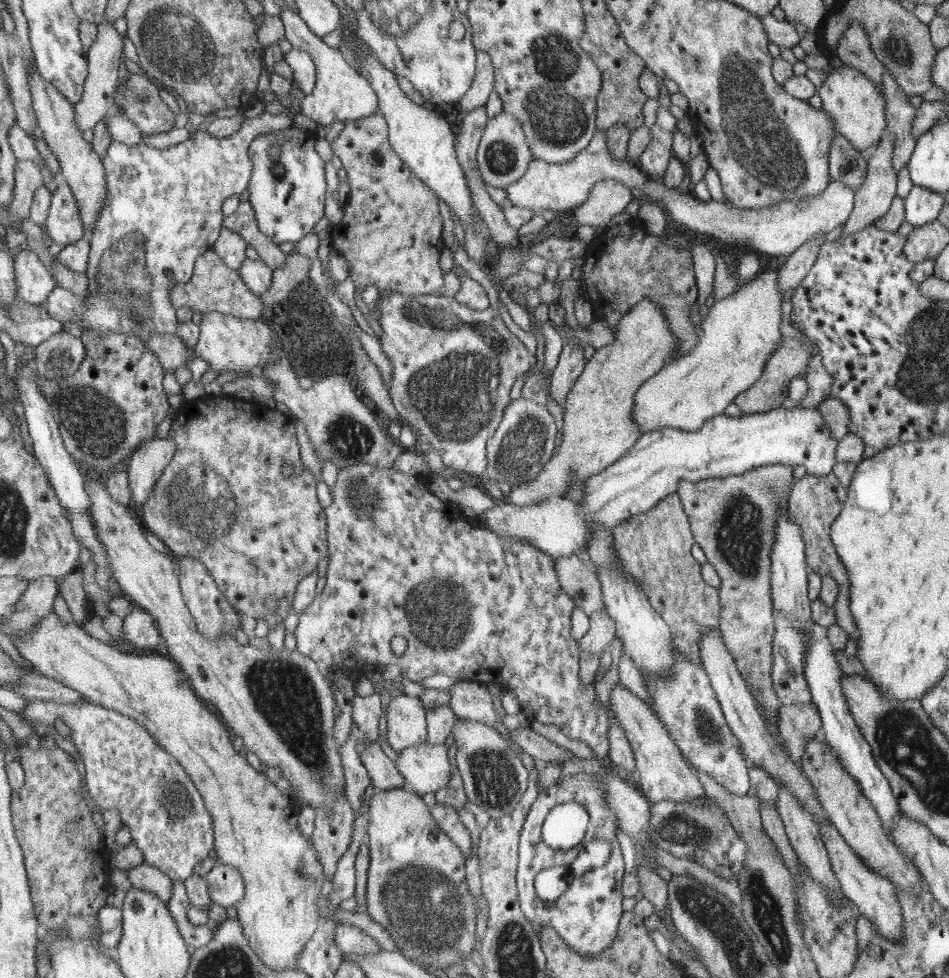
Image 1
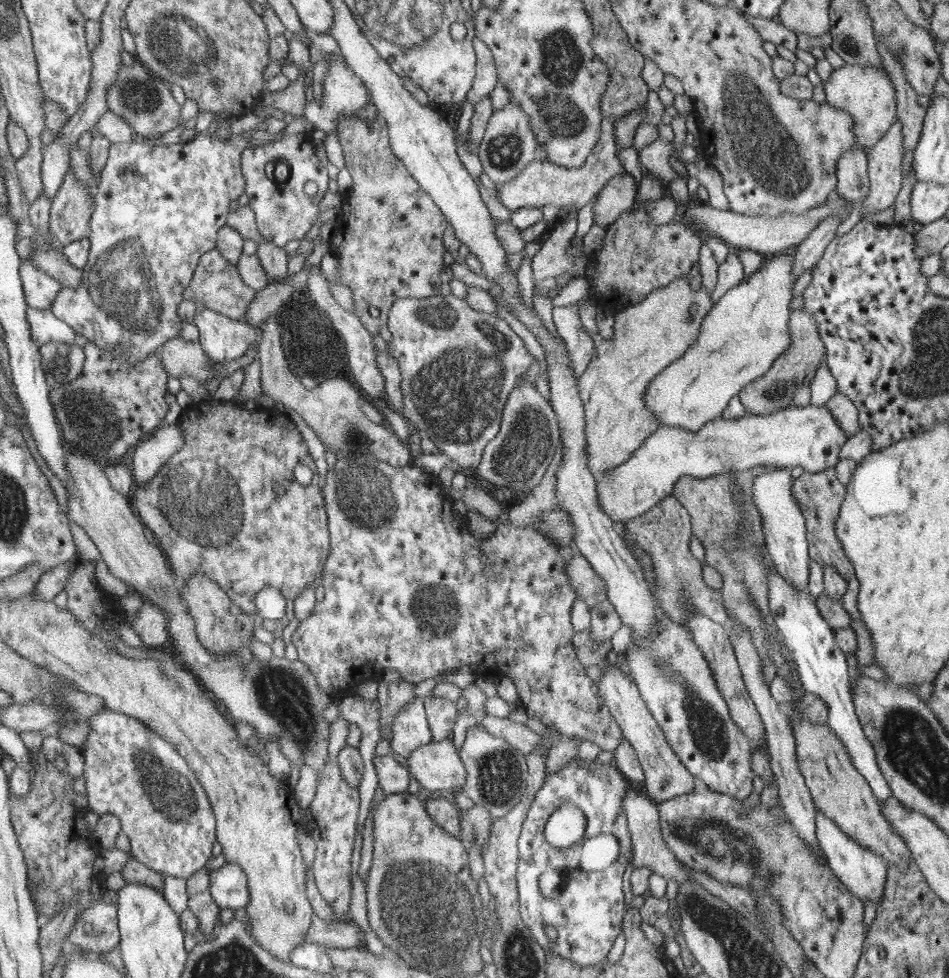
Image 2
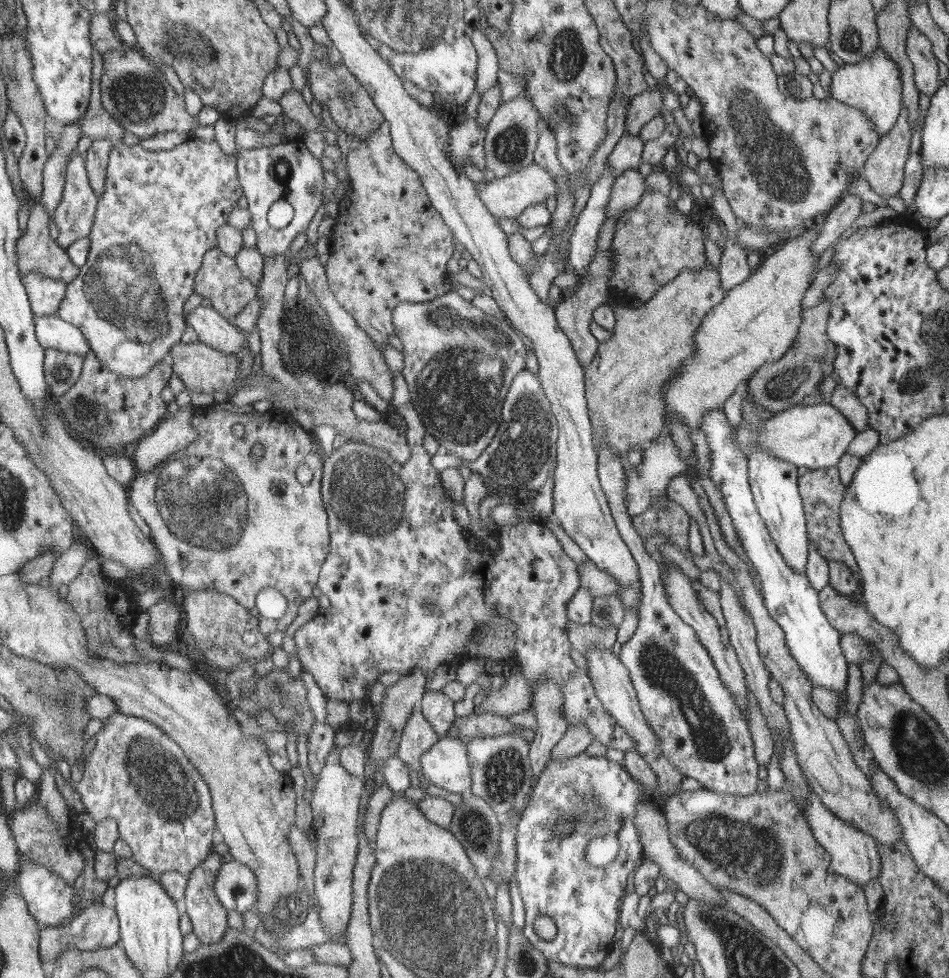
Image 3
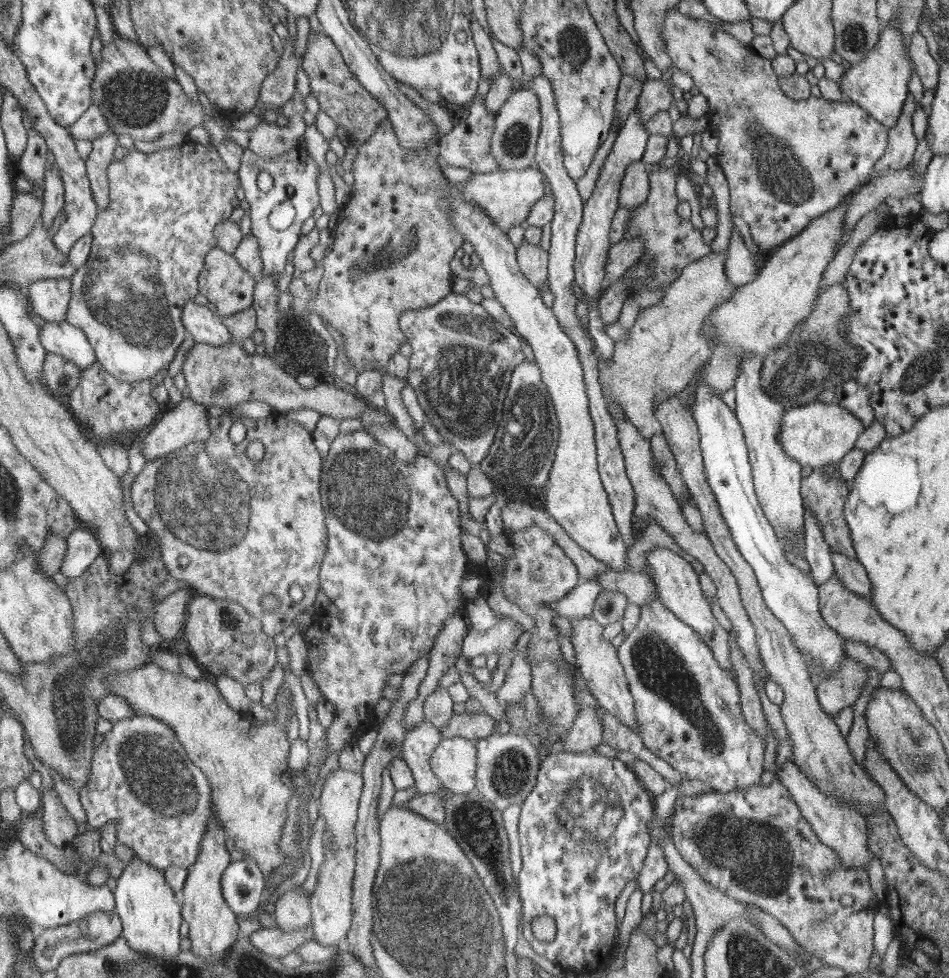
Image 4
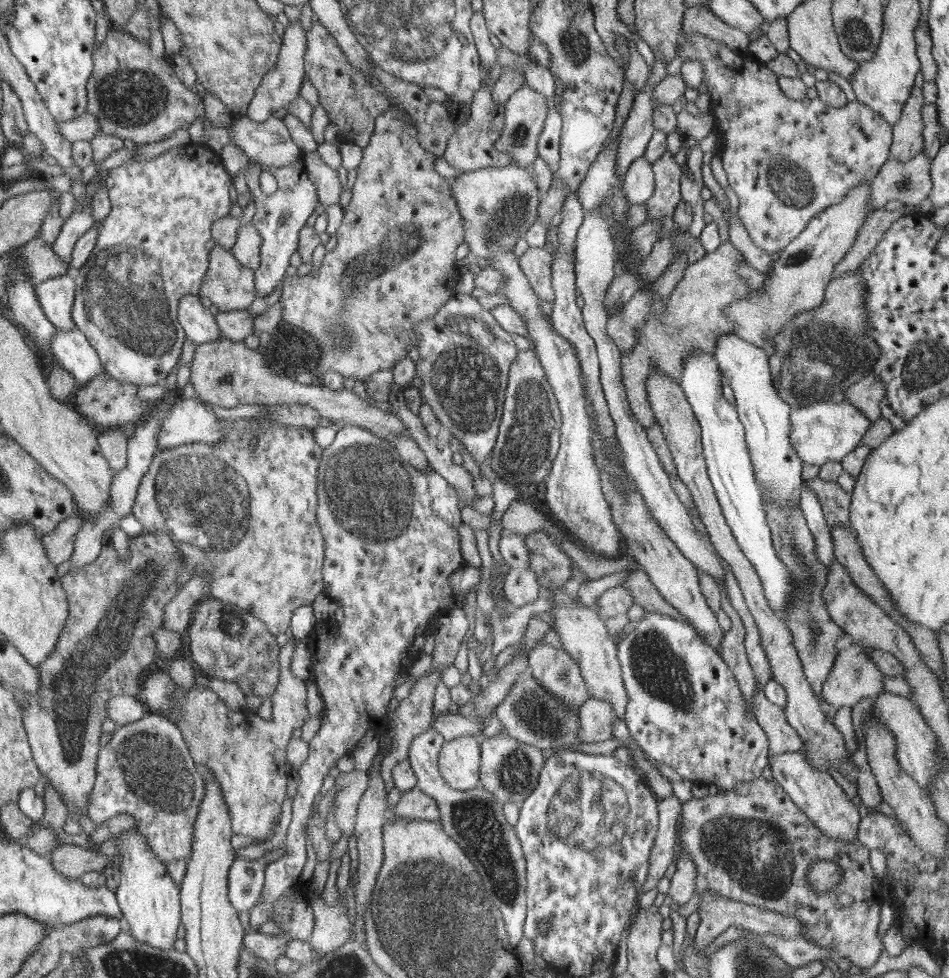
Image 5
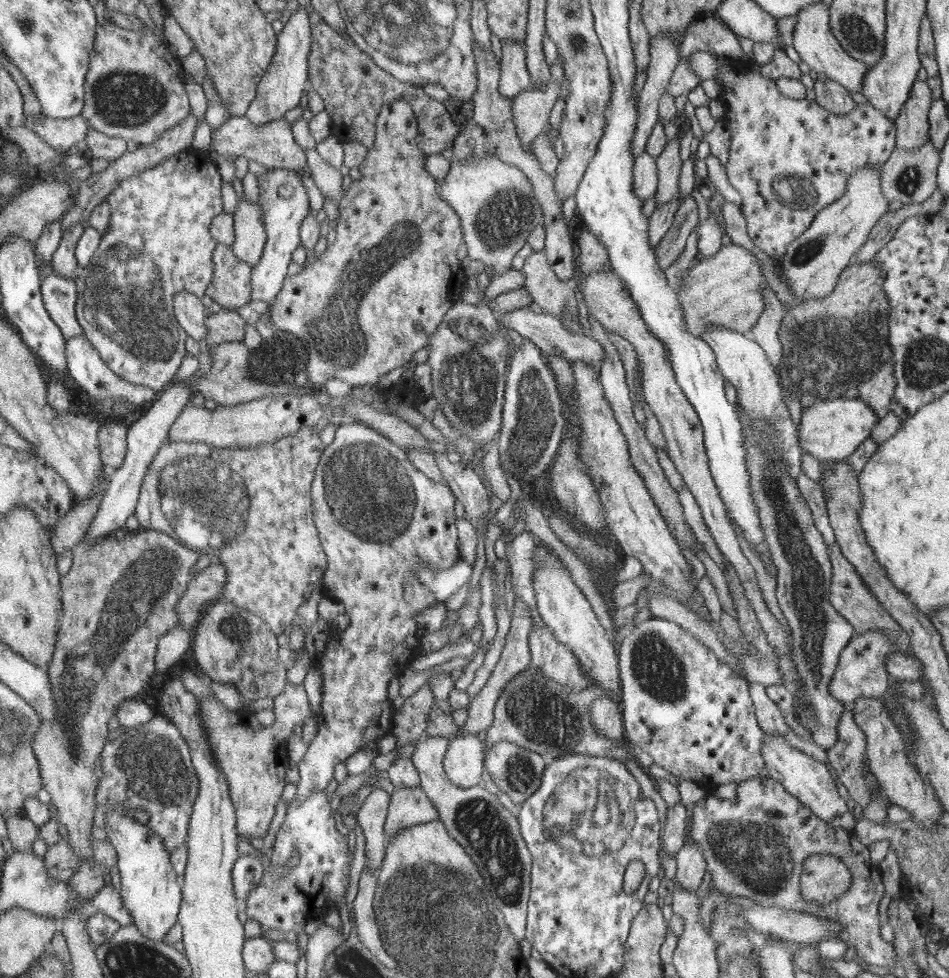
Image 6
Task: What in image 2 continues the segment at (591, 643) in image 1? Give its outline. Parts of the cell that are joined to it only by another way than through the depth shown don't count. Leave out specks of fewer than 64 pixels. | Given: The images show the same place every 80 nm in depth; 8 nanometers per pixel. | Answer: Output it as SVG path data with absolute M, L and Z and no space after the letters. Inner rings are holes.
M606 598L595 604L591 609L591 637L601 643L608 640L623 624L619 612L616 612L614 605Z

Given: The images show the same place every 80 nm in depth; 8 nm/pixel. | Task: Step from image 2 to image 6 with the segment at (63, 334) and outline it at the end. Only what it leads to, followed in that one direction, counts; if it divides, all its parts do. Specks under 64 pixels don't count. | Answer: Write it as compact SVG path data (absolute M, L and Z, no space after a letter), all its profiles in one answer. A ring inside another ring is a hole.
M83 335L67 339L67 369L76 384L87 392L93 400L126 400L130 404L149 404L155 400L155 389L132 384L119 377L115 371L107 365L107 362L99 356L98 350Z

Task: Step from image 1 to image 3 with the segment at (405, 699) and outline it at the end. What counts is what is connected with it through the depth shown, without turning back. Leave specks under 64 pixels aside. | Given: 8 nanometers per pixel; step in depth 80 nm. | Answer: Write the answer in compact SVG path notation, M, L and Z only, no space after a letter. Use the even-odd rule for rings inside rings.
M415 708L403 728L397 758L404 760L405 764L408 764L412 770L418 773L420 786L424 789L428 788L429 784L428 779L422 776L420 760L422 760L425 752L431 750L433 744L439 742L439 739L440 736L421 713L420 708Z

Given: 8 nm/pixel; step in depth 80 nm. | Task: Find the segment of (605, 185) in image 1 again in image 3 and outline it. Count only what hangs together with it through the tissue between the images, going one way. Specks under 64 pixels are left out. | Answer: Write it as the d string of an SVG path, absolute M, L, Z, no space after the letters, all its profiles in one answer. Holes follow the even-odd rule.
M638 169L625 170L613 184L607 203L607 219L620 218L621 214L641 202L645 193L645 178Z

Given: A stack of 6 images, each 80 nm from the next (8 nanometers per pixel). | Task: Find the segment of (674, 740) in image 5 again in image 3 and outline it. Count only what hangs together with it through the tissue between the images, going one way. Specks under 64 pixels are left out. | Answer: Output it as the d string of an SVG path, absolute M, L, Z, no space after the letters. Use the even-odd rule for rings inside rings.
M604 447L599 450L599 480L606 491L620 536L631 549L635 562L639 566L639 581L641 582L637 629L630 639L621 646L620 660L623 660L623 664L630 670L635 691L638 693L640 708L643 709L648 724L651 725L651 729L657 736L659 749L663 752L664 757L668 758L668 761L671 761L672 765L676 766L676 769L680 770L684 777L693 778L702 783L703 789L725 795L746 796L753 794L758 787L759 766L749 725L741 715L735 696L720 678L720 673L712 657L708 654L707 648L698 640L696 629L684 621L679 613L668 604L659 563L656 563L646 553L643 538L636 532L628 512L625 465L626 462L612 449Z

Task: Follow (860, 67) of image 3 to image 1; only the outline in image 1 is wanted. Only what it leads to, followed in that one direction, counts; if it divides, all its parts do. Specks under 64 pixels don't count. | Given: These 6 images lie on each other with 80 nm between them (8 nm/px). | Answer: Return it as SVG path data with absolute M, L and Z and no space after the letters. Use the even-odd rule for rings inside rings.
M846 65L834 68L817 91L822 99L822 109L833 118L838 134L846 137L858 150L869 153L885 135L886 103L883 90L864 75Z

